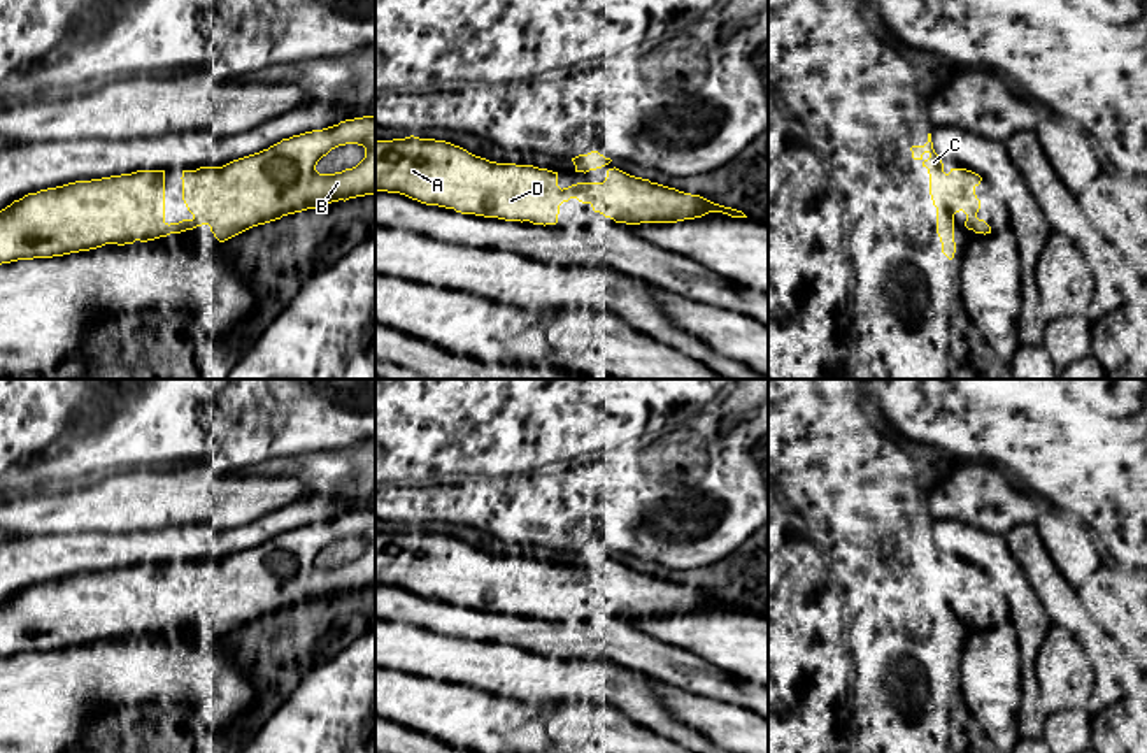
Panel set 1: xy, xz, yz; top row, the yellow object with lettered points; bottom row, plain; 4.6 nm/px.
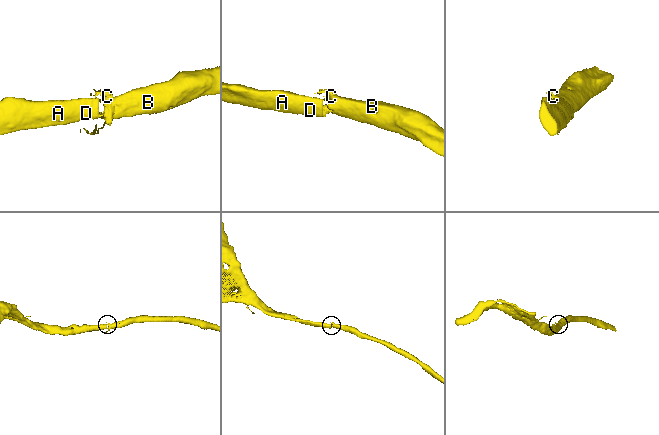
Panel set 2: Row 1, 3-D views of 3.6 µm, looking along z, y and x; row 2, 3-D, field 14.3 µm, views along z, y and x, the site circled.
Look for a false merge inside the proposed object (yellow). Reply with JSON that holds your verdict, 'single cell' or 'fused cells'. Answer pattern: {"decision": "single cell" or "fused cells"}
{"decision": "single cell"}

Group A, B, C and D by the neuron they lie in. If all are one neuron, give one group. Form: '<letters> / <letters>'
A B C D

